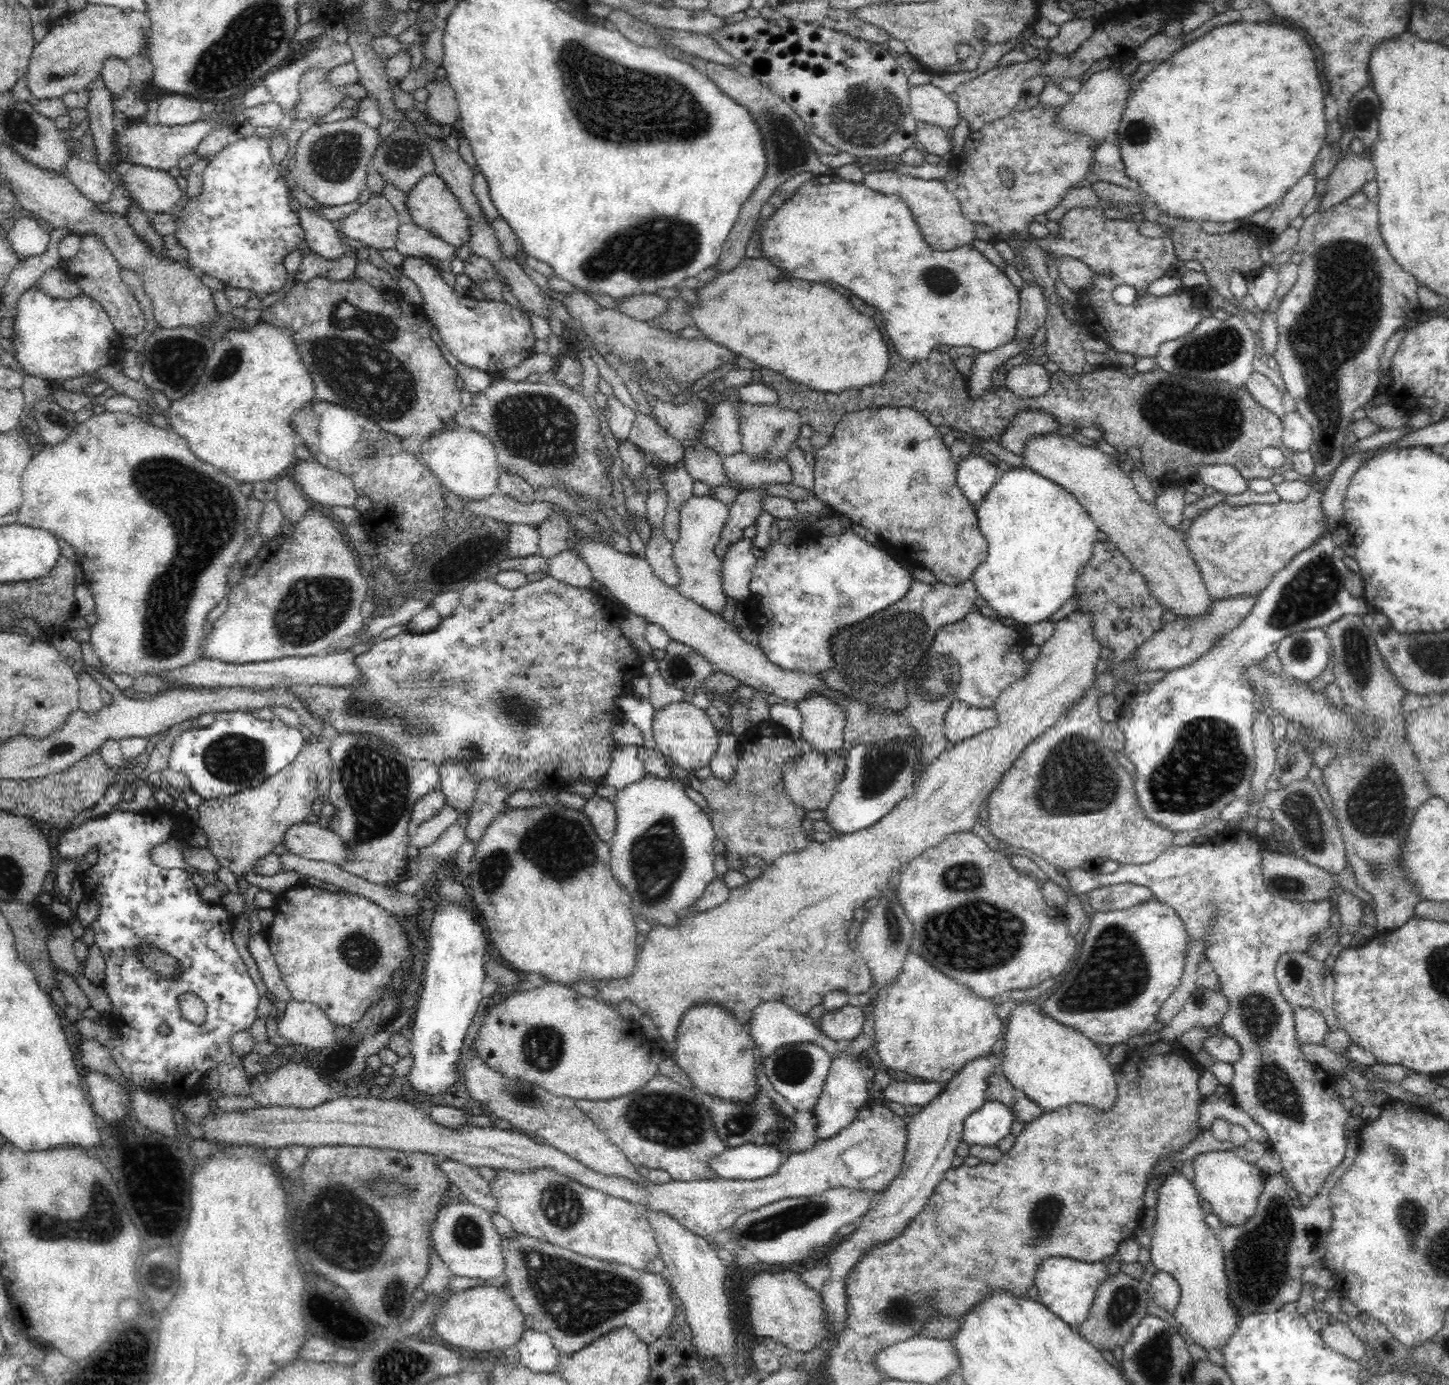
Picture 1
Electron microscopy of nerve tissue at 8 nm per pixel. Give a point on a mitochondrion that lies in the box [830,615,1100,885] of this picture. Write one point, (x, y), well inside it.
(940, 674)

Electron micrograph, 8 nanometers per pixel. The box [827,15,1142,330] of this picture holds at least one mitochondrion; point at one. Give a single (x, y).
(870, 120)

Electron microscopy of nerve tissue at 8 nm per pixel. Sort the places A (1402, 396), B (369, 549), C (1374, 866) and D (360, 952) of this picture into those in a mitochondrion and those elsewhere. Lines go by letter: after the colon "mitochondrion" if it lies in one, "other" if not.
A: other
B: other
C: mitochondrion
D: mitochondrion

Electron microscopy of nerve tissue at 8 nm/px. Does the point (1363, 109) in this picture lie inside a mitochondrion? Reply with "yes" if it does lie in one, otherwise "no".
yes

